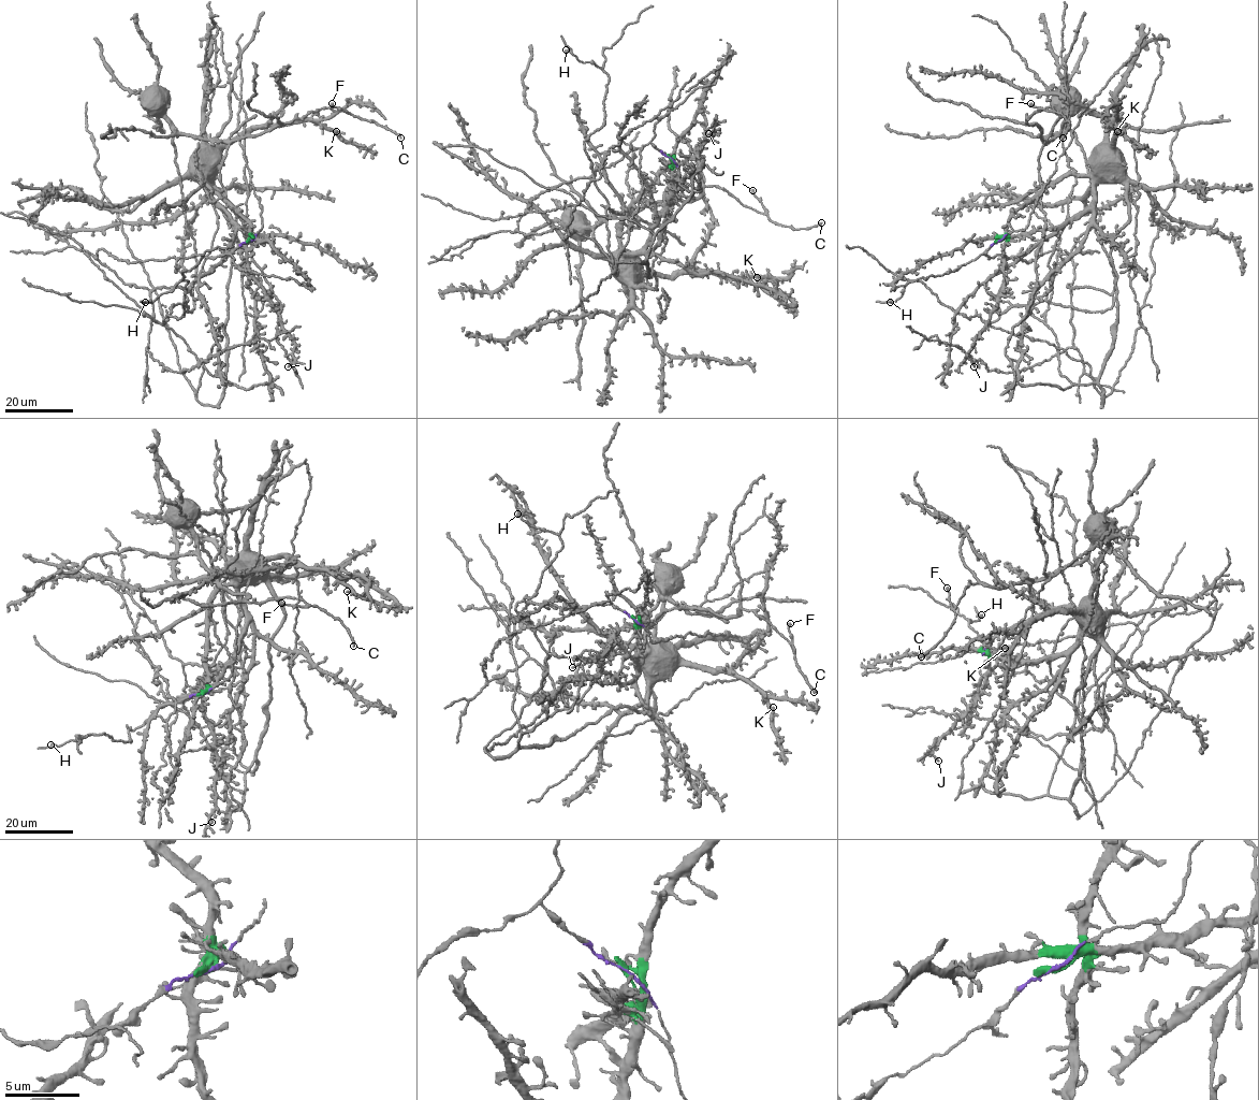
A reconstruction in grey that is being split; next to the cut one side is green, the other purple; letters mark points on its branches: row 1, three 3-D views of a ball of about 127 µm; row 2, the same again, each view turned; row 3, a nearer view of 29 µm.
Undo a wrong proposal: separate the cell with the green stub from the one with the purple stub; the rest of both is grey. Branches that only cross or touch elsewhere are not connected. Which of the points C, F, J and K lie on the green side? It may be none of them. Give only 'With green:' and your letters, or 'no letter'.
With green: J, K

